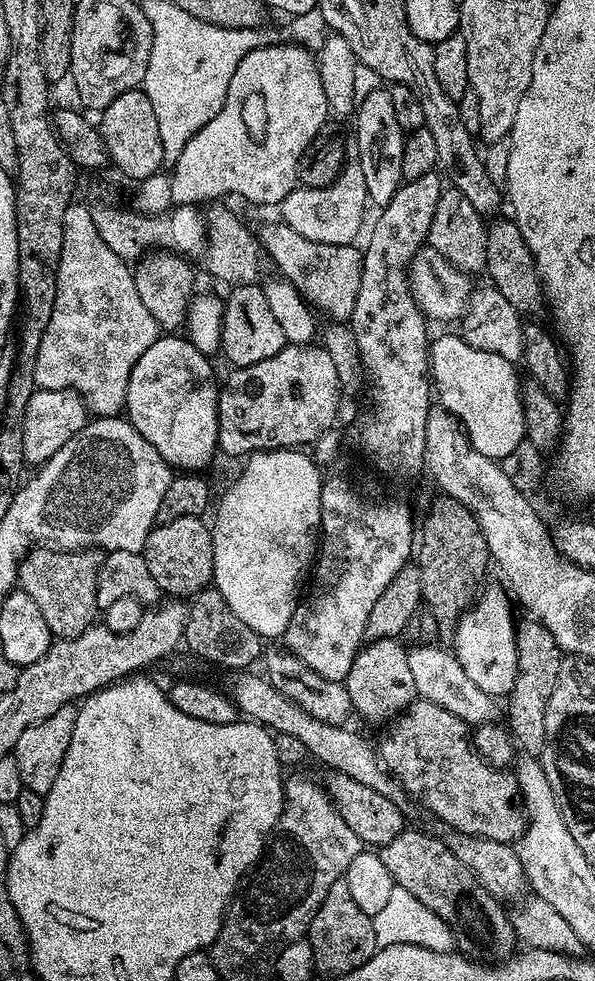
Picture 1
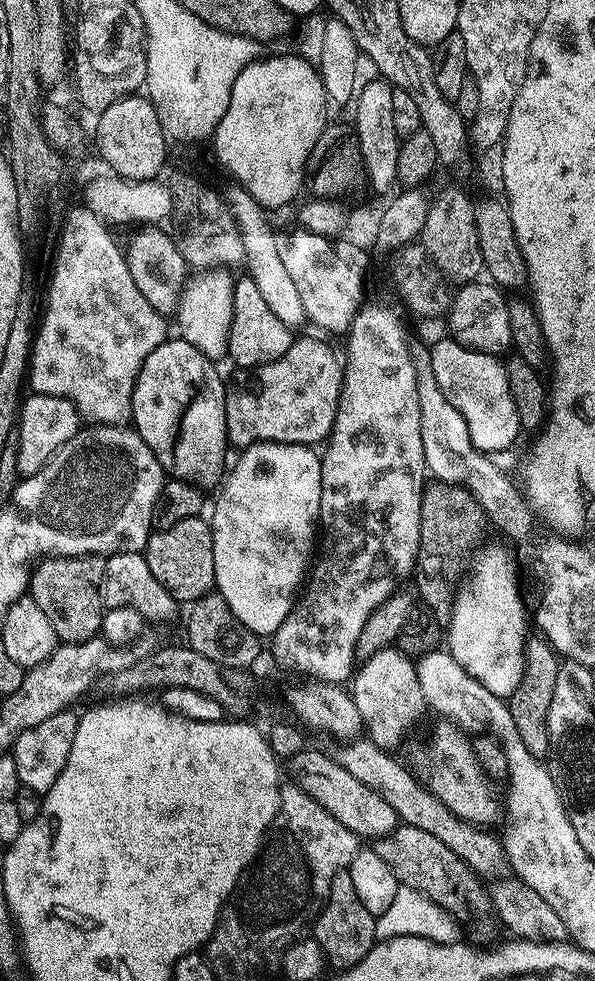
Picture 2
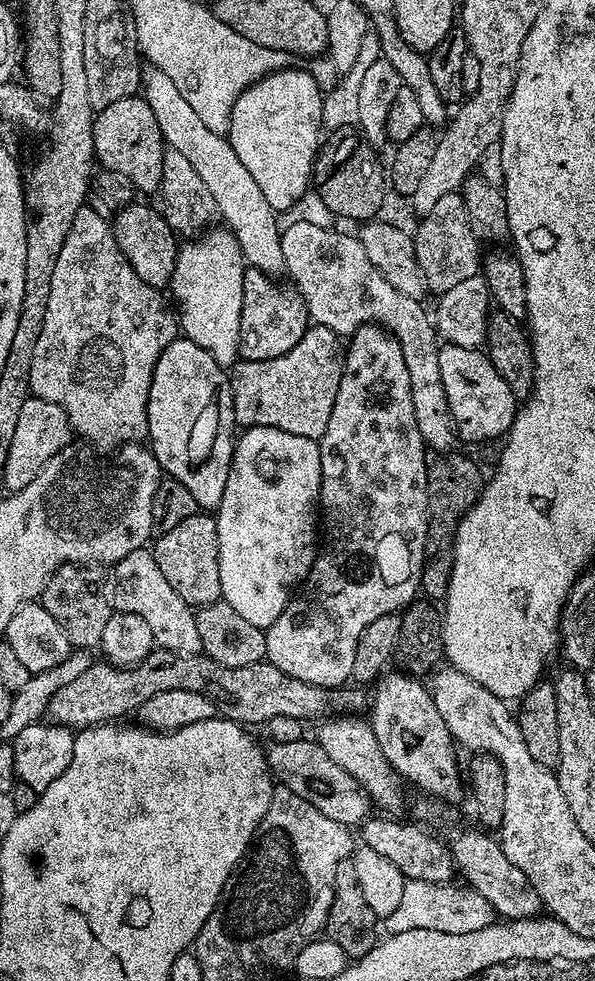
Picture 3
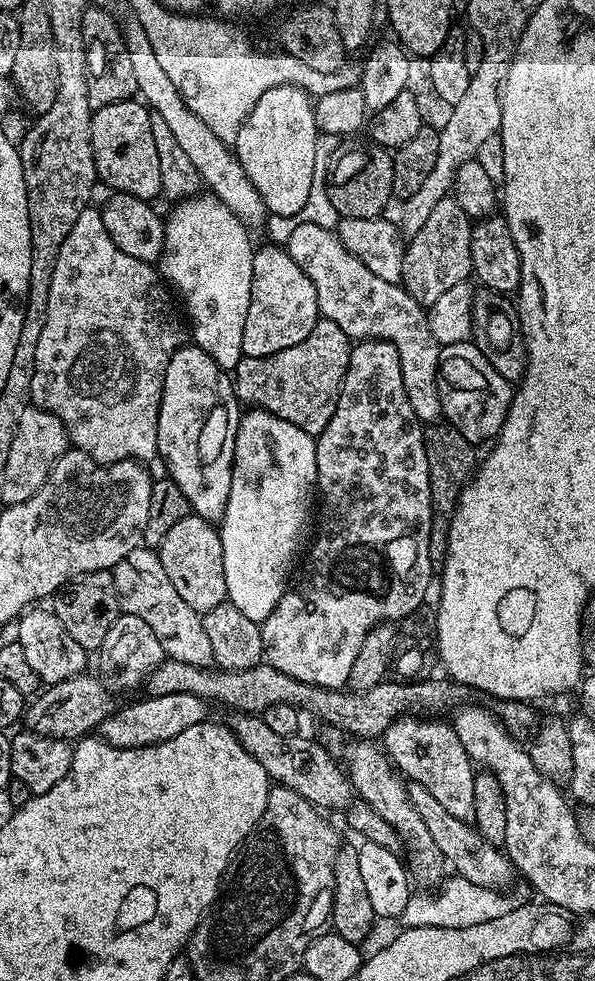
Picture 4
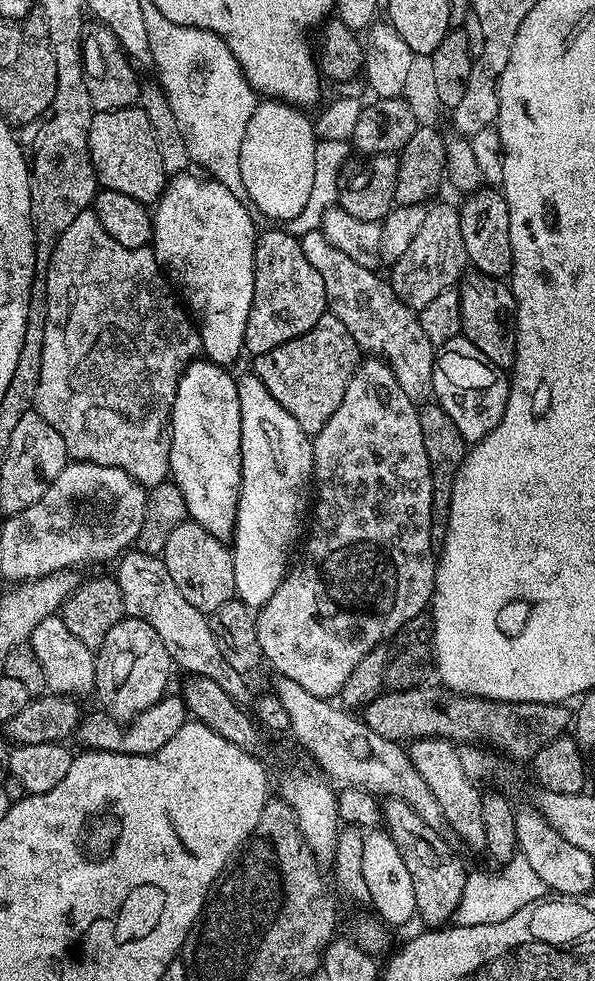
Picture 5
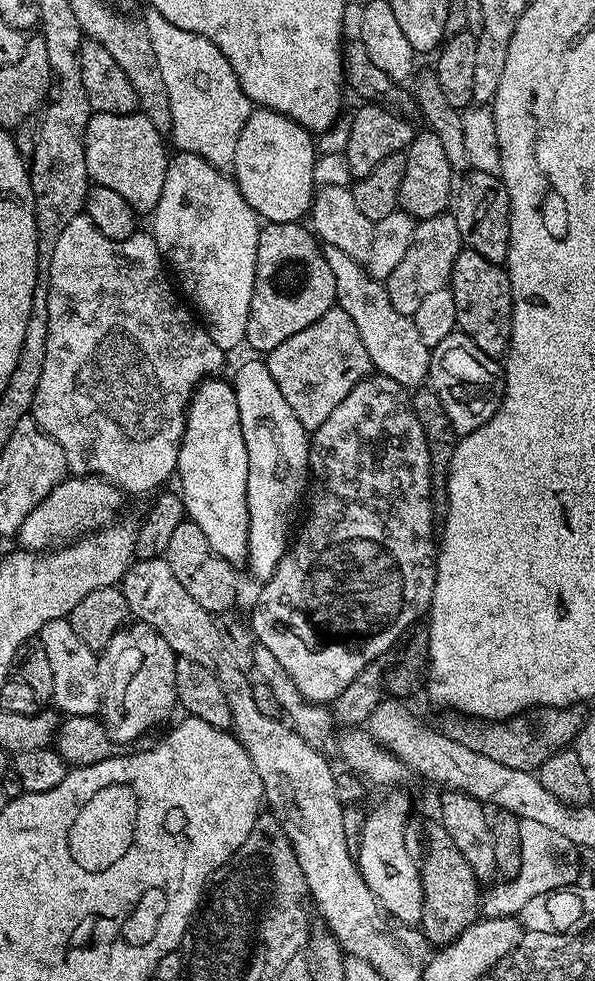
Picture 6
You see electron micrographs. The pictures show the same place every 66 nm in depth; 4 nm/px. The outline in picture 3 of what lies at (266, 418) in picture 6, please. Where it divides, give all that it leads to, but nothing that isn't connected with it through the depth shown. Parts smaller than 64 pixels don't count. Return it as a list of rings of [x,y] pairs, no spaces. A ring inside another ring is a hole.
[[[254,426],[243,429],[239,433],[232,449],[232,465],[230,474],[226,478],[226,491],[222,494],[220,507],[215,509],[216,525],[218,526],[218,574],[222,578],[222,599],[246,622],[251,622],[253,626],[258,626],[267,630],[276,621],[278,614],[286,610],[288,601],[292,599],[298,586],[303,585],[308,578],[308,571],[312,569],[312,563],[316,561],[318,551],[318,501],[320,499],[320,479],[322,478],[322,462],[320,461],[320,446],[317,441],[310,438],[302,438],[298,434],[290,434],[286,430],[278,430],[270,426]]]

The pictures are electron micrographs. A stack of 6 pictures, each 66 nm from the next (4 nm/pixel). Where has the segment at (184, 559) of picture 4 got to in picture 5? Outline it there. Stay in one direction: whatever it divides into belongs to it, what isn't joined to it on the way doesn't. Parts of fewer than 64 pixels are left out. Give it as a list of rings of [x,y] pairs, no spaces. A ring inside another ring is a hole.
[[[191,518],[184,520],[182,526],[177,526],[171,532],[162,559],[174,586],[178,586],[186,602],[200,612],[210,614],[218,610],[218,606],[226,606],[226,602],[236,596],[231,547],[225,541],[214,538],[214,534],[202,530],[202,526]]]

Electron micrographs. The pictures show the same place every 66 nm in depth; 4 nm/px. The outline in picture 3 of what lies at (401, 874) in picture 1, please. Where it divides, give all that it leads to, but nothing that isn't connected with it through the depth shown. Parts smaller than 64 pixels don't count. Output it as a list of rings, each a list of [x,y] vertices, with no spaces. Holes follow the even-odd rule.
[[[372,814],[363,824],[359,825],[358,836],[362,839],[363,847],[374,850],[386,858],[386,862],[394,862],[405,880],[421,880],[431,884],[447,884],[453,879],[454,865],[452,855],[448,852],[443,839],[431,836],[427,827],[416,822],[402,824],[398,818],[389,818],[384,814]]]

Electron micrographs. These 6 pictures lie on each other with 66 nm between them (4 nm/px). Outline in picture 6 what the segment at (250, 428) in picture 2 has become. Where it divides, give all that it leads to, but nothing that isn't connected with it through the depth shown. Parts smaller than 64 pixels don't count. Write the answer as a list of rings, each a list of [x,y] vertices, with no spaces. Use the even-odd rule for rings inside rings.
[[[339,306],[326,310],[318,322],[274,346],[274,350],[266,353],[266,363],[274,382],[278,382],[278,390],[282,390],[282,398],[286,398],[290,410],[294,410],[294,418],[306,430],[322,426],[334,406],[373,371],[370,354],[366,354],[366,346],[358,338],[358,326],[350,322],[350,314]]]

